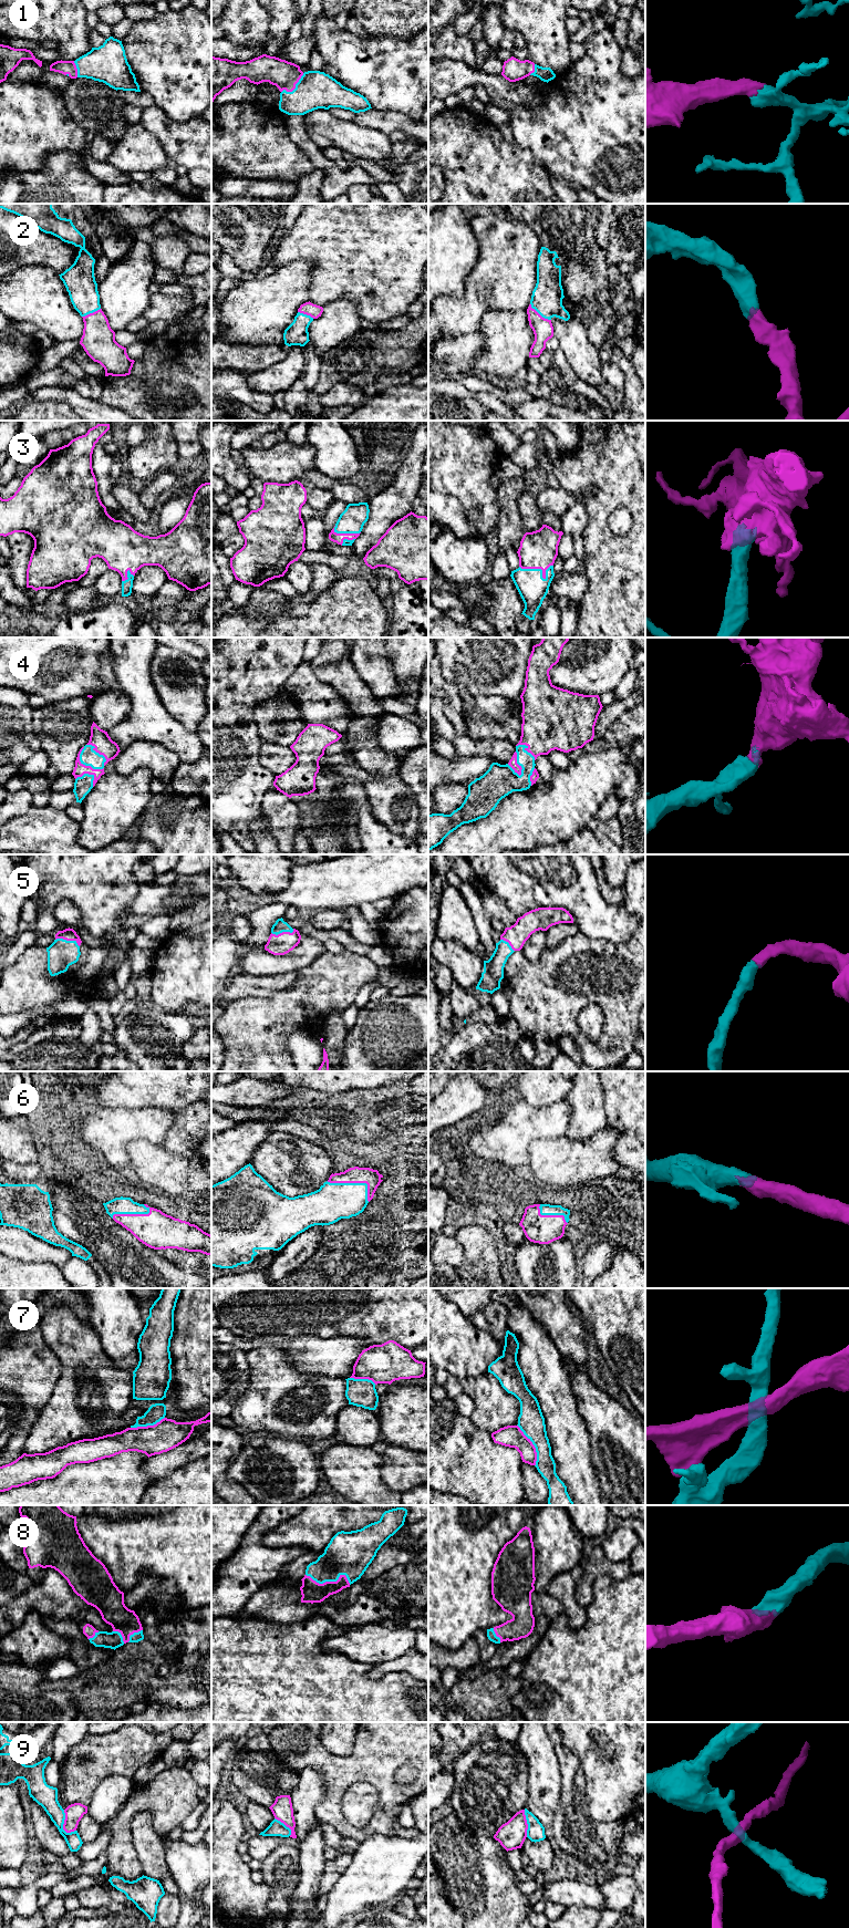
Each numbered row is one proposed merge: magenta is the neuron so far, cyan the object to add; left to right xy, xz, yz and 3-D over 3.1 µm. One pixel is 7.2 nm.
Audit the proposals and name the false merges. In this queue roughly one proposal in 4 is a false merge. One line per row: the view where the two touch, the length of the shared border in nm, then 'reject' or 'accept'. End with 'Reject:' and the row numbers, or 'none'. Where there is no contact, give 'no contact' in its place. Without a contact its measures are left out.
1: meets magenta in xz; contact 220 nm long; accept
2: meets magenta in yz; contact 200 nm long; accept
3: meets magenta in yz; contact 240 nm long; accept
4: meets magenta in xy; contact 220 nm long; accept
5: meets magenta in xy; contact 190 nm long; accept
6: meets magenta in xz; contact 340 nm long; accept
7: meets magenta in yz; contact 340 nm long; reject
8: meets magenta in xz; contact 340 nm long; accept
9: meets magenta in xy; contact 180 nm long; reject
Reject: 7, 9

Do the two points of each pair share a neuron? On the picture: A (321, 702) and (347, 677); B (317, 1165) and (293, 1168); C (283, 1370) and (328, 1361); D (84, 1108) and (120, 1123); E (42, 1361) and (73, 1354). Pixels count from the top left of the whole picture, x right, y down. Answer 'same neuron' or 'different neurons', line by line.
A: different neurons
B: same neuron
C: different neurons
D: different neurons
E: different neurons

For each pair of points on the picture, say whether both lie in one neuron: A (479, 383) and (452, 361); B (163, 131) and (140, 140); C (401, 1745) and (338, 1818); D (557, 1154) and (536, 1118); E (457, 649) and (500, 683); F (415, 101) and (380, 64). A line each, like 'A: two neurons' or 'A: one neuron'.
A: two neurons
B: two neurons
C: one neuron
D: two neurons
E: one neuron
F: one neuron

